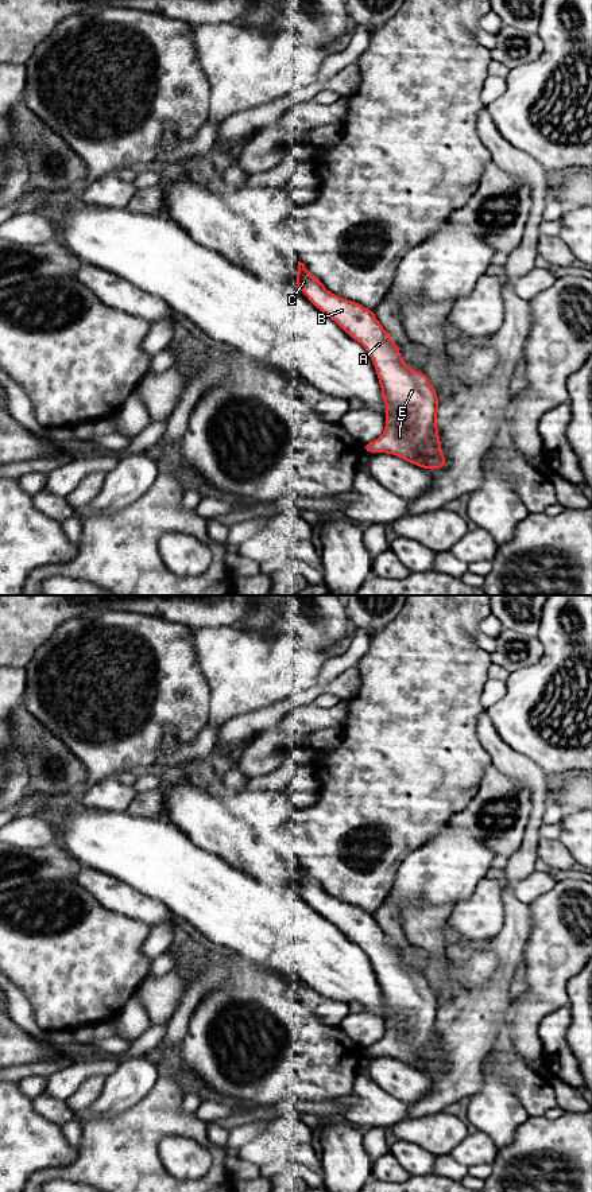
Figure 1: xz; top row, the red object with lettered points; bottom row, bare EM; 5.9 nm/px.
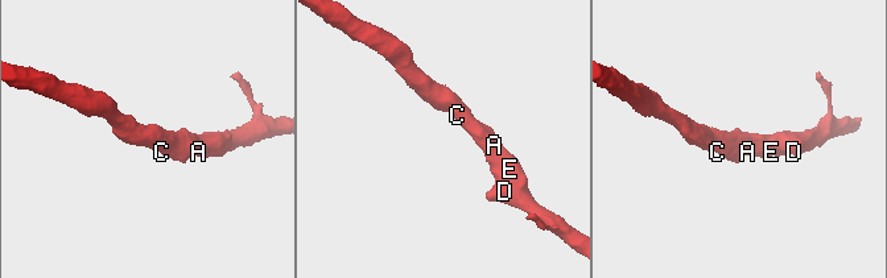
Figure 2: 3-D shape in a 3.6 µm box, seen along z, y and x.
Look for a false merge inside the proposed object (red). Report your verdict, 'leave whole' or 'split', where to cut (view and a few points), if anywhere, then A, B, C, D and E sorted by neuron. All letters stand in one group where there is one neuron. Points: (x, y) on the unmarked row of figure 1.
leave whole; cut none; groups A B C D E

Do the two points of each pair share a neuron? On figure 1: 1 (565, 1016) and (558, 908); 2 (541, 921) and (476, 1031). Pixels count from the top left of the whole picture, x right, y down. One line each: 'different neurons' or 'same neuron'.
1: different neurons
2: different neurons

